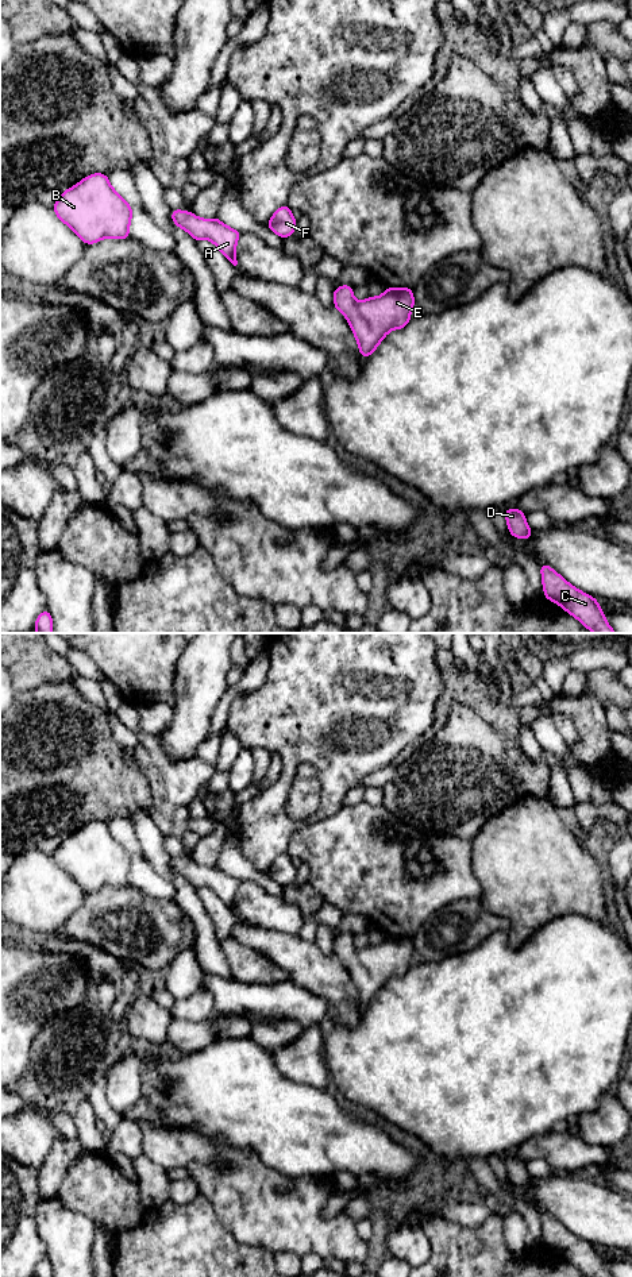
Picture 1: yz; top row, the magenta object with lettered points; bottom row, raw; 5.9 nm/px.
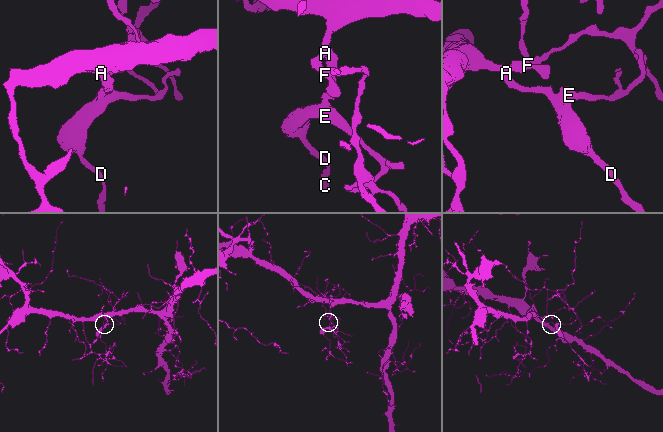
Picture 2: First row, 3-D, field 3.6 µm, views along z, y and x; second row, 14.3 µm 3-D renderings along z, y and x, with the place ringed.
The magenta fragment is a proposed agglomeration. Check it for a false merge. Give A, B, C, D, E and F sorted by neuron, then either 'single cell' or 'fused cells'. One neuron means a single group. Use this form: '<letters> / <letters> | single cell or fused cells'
A B C D E F | single cell

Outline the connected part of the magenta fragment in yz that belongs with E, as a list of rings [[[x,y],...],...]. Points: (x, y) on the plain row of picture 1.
[[[350,933],[335,935],[334,953],[347,967],[366,1007],[390,979],[409,971],[415,945],[412,937],[388,935],[381,944],[358,950],[352,937]]]

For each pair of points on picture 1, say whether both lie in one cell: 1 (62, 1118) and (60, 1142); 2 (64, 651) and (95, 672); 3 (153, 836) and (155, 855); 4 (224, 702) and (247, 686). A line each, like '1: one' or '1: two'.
1: two
2: one
3: one
4: one

